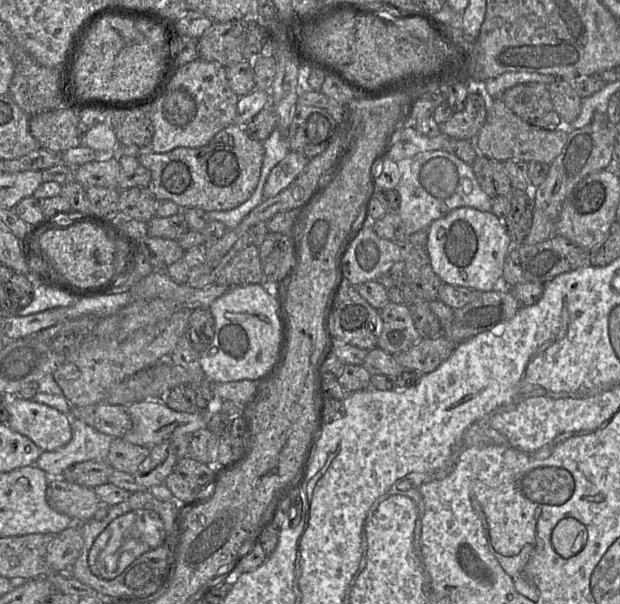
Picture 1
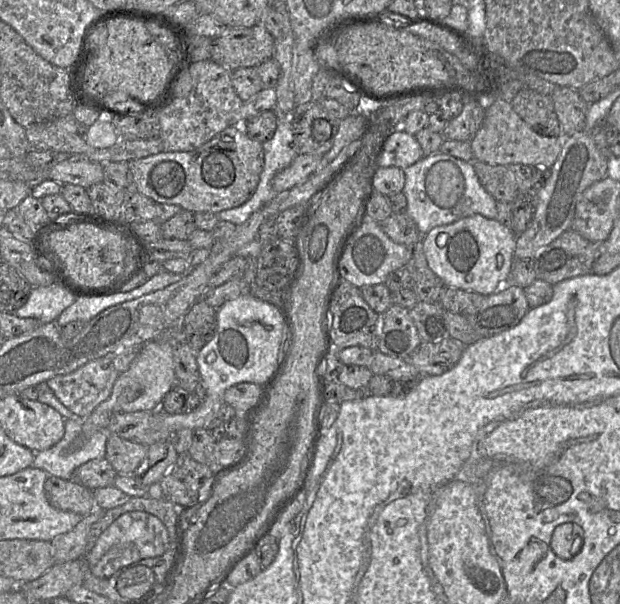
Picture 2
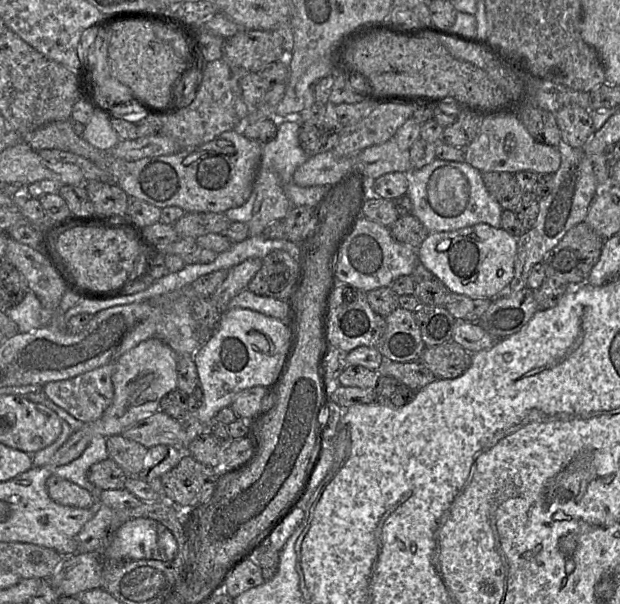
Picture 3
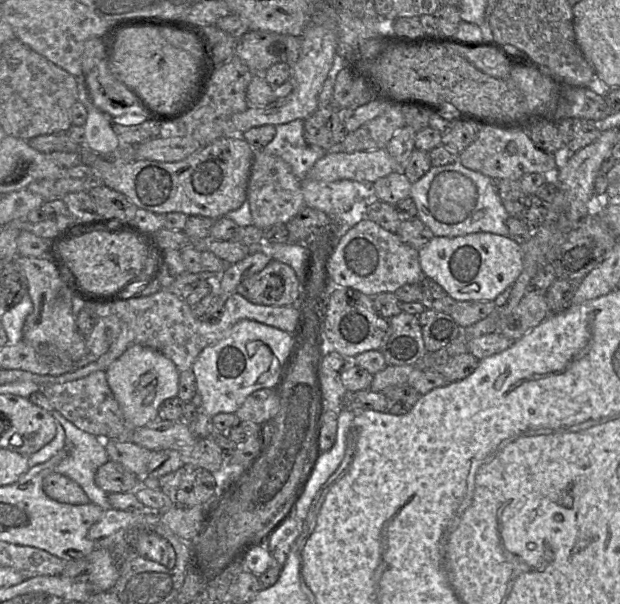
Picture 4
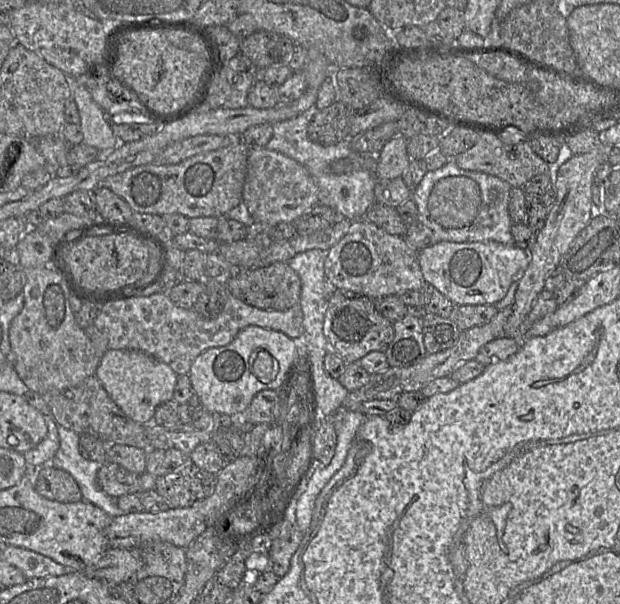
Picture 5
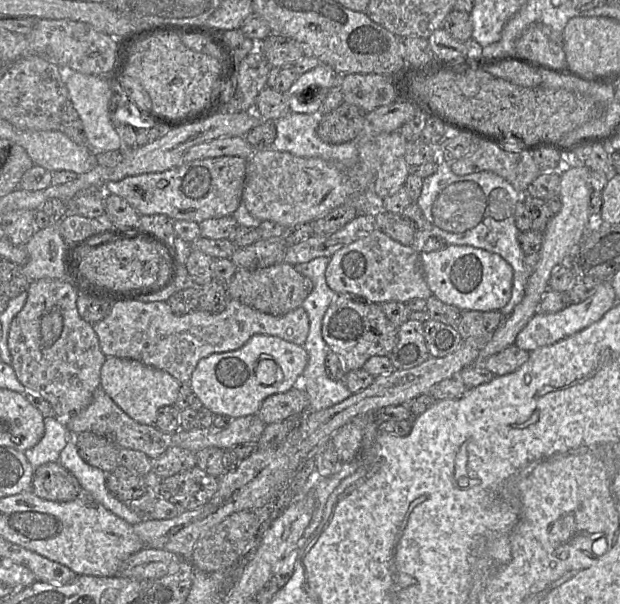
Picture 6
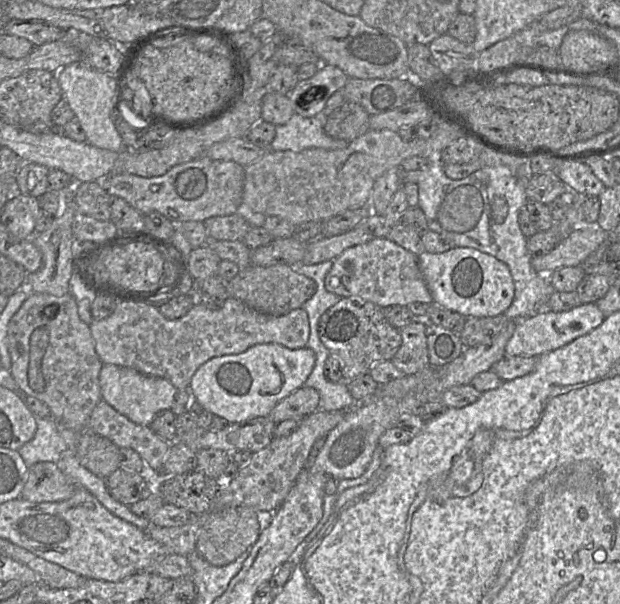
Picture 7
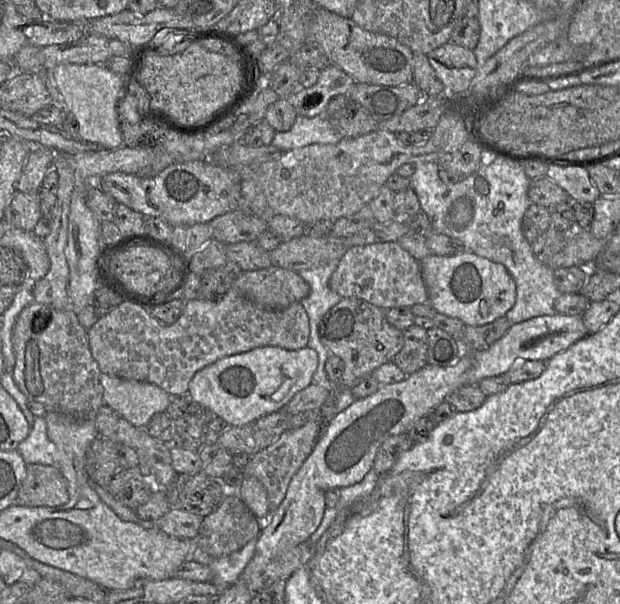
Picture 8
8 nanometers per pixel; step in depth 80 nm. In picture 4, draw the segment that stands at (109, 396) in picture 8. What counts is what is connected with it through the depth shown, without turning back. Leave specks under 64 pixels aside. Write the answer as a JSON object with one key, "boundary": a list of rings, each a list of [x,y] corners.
{"boundary":[[[130,345],[106,368],[105,374],[125,421],[131,427],[143,427],[158,419],[160,405],[165,400],[177,396],[179,380],[177,367],[165,355],[150,347]]]}

